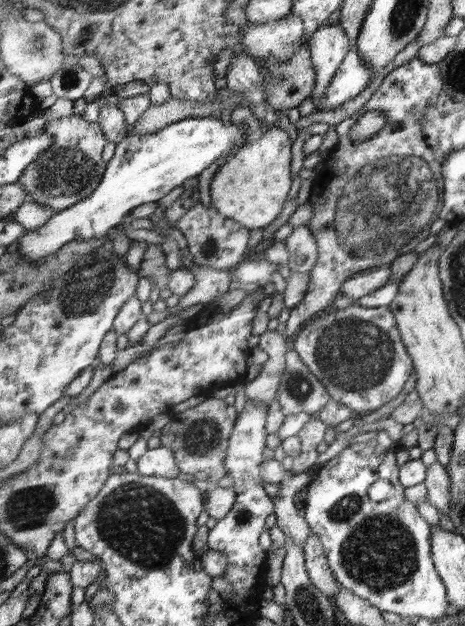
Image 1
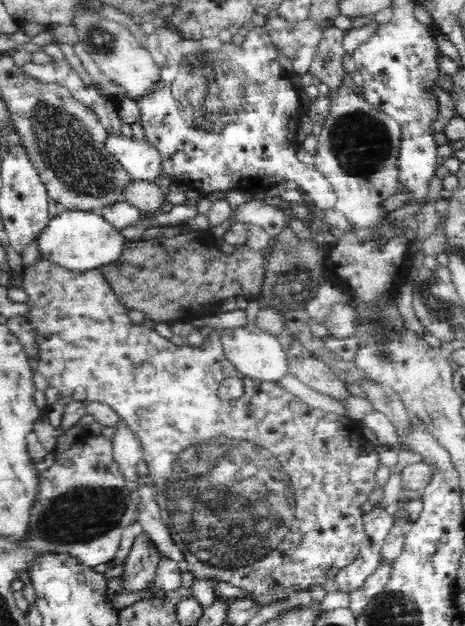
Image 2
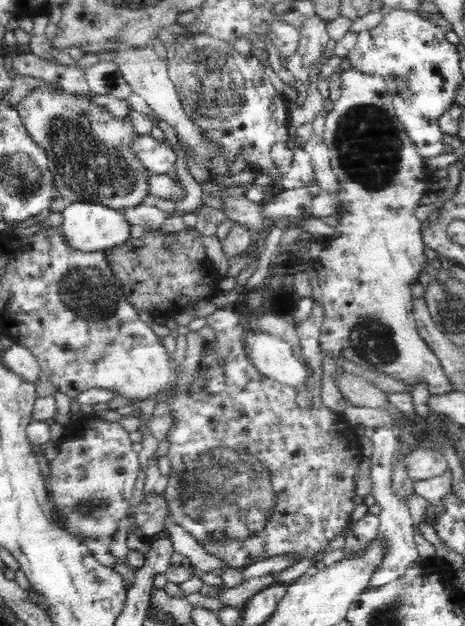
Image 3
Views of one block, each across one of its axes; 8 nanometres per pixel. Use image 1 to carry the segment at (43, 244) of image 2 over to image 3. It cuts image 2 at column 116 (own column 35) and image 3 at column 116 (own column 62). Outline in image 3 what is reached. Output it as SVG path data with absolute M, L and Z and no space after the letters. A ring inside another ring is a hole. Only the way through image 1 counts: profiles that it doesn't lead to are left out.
M74 203L66 208L62 215L64 222L60 226L64 242L72 250L87 252L108 251L112 247L124 244L131 237L131 225L125 220L122 211L113 210L104 204Z

